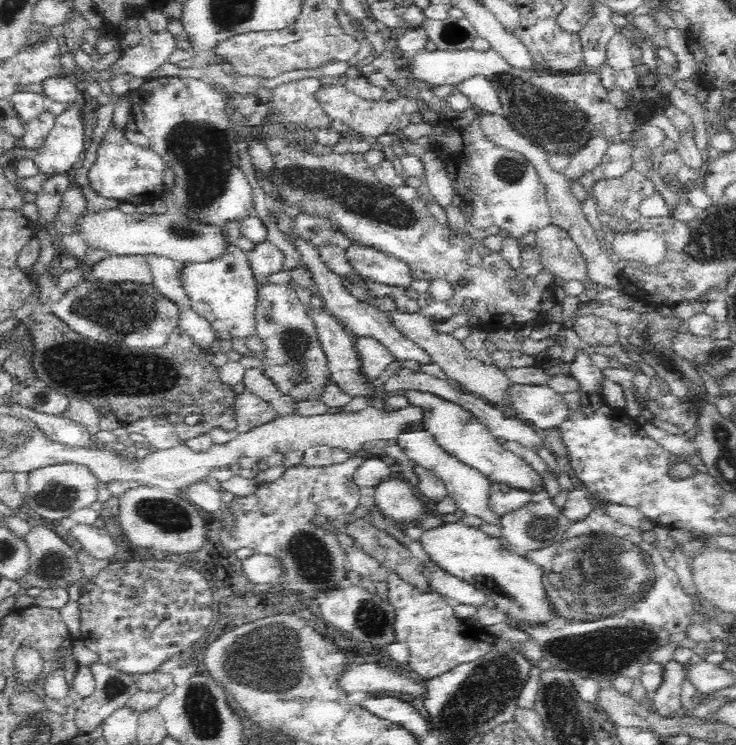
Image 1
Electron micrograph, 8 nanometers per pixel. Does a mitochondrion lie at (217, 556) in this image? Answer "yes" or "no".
no

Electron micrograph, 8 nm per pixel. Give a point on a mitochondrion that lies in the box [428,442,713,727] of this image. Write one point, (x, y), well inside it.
(594, 572)

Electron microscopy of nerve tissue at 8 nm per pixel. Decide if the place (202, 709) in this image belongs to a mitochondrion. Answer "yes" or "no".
yes

